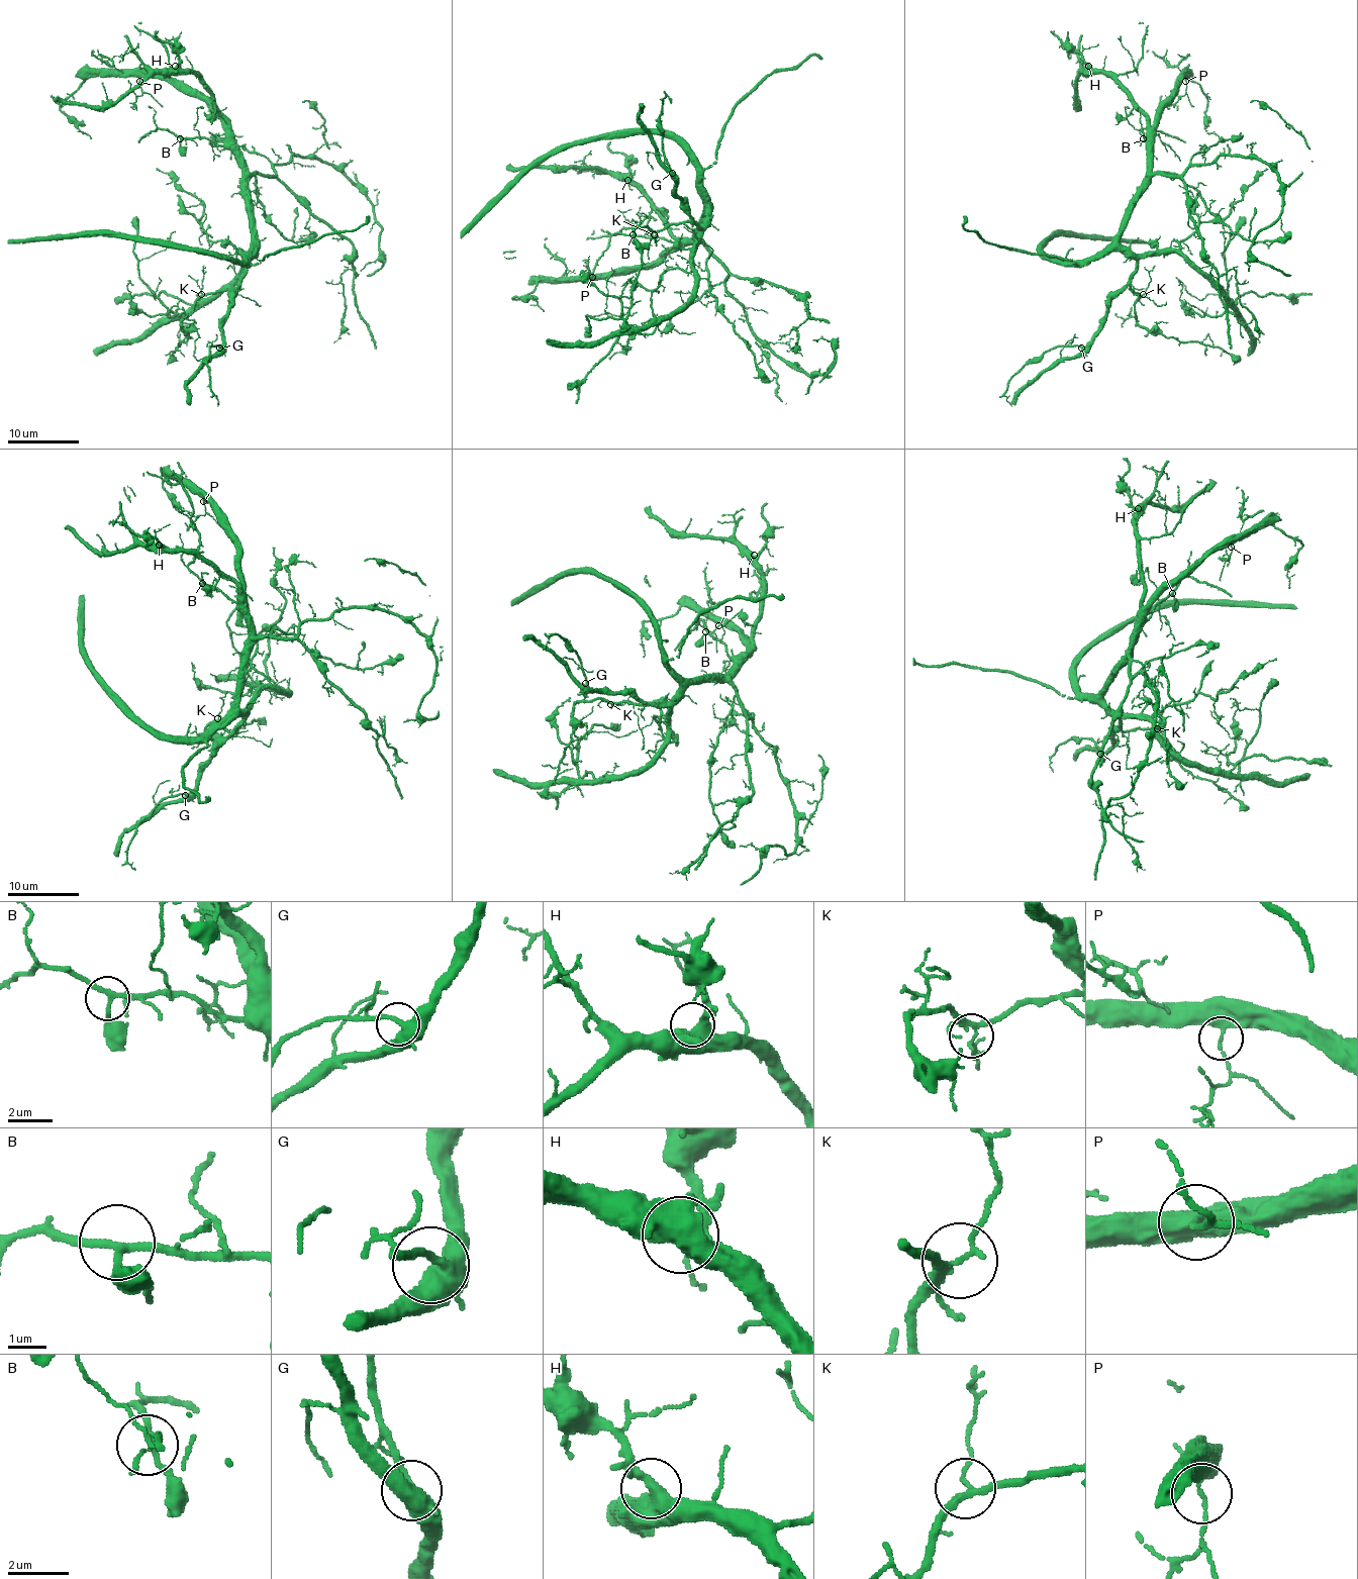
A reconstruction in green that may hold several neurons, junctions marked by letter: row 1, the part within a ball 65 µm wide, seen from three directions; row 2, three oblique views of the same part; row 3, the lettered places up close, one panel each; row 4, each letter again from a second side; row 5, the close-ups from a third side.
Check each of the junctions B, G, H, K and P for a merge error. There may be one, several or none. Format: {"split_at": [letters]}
{"split_at": []}

